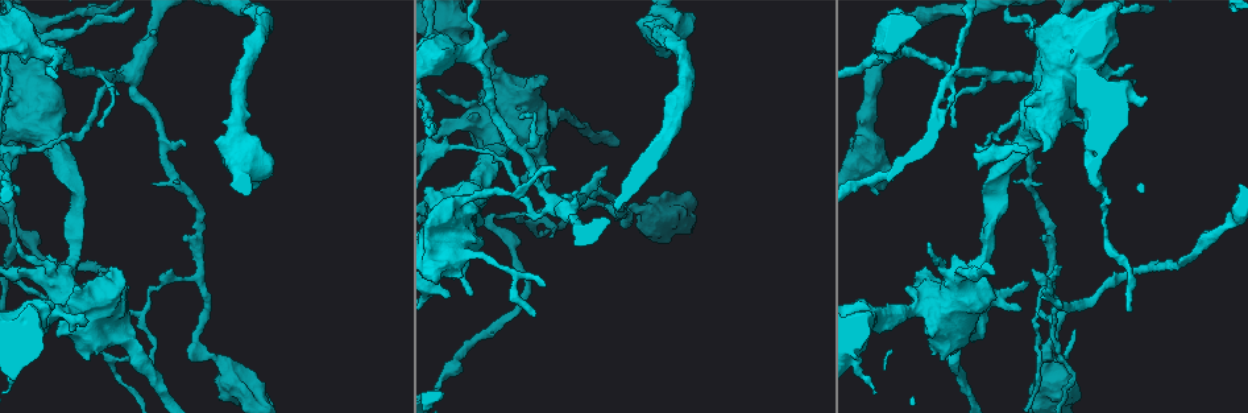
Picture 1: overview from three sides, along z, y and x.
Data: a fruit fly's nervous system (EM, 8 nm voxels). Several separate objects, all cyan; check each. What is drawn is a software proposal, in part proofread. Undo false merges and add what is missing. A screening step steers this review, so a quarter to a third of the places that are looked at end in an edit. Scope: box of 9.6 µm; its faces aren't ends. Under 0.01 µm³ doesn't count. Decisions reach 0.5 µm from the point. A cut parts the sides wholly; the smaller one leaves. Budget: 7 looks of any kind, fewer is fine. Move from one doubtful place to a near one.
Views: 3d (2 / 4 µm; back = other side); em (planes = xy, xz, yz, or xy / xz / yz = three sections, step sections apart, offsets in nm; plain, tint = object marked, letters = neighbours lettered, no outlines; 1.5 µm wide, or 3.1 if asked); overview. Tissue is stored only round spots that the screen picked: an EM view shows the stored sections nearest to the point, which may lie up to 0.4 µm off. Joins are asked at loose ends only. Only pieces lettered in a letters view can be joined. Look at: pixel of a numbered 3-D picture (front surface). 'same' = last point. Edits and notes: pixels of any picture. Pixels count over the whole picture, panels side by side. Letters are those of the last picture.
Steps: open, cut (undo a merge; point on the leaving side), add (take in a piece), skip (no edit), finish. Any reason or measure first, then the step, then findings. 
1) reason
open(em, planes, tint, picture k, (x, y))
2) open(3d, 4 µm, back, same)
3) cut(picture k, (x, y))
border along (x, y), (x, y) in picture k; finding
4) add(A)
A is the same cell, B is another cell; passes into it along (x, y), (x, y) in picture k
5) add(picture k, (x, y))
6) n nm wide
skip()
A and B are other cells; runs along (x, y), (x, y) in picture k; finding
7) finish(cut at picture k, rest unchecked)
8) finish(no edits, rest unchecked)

sudden change in width
open(em, planes, plain, picture 1, (76, 261))

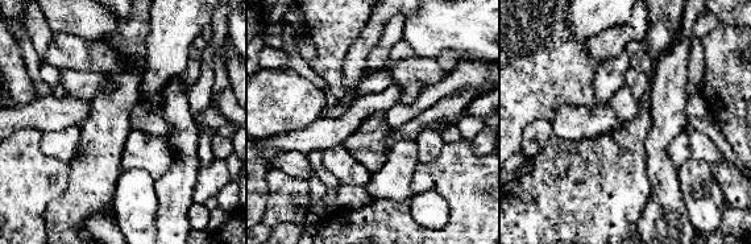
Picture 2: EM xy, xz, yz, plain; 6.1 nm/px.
open(em, planes, letters, same)

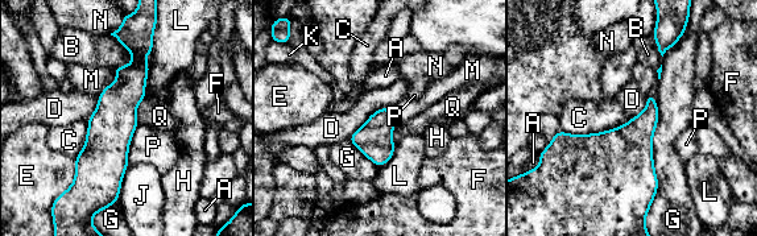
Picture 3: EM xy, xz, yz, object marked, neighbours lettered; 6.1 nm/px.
G touches over 700 nm
skip()
A, B, C, D, E, F, G, H, J, K, L, M, N, P and Q are other cells; all the same cell

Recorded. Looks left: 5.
three arms meet
open(em, planes, letters, picture 1, (143, 314))

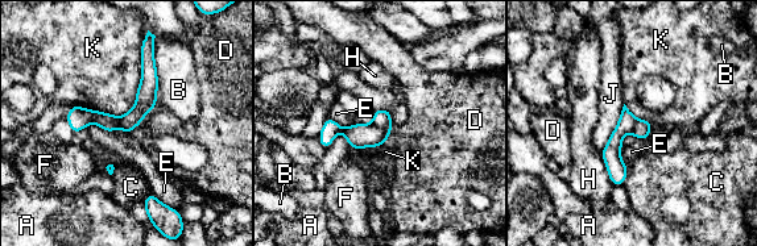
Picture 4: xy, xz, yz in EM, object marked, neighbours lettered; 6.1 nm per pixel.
cut(picture 4, (147, 94))
A, B, C, D, E, F, H, J and K are other cells; border along (119, 117), (120, 124), (129, 133) in picture 4; two cells meet here

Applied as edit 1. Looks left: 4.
open(overview)

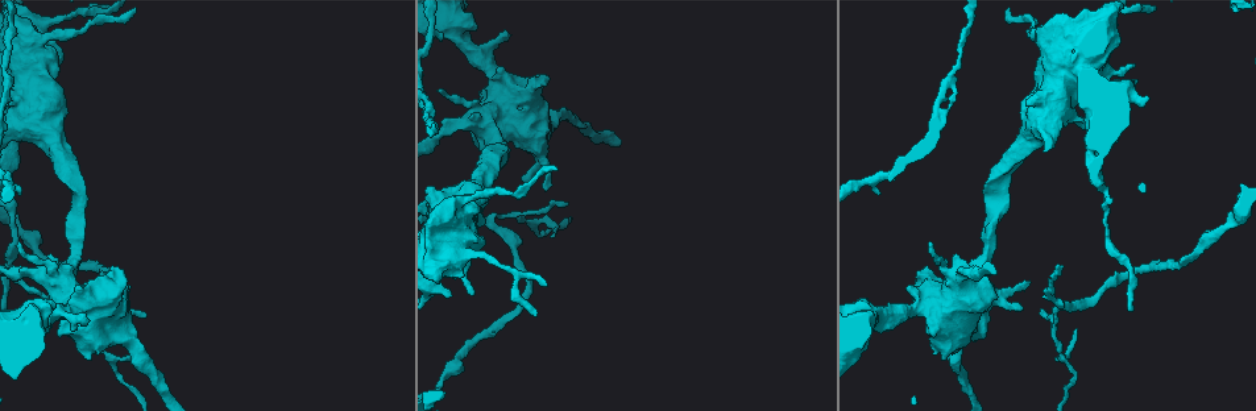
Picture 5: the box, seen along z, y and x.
small branch off a trunk
open(em, xy, step 4, tint, picture 5, (902, 309))

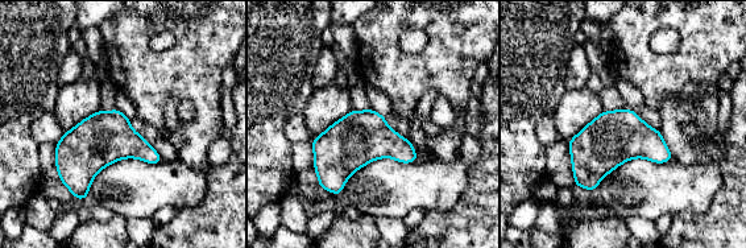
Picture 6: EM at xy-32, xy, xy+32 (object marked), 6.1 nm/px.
another direction
open(em, xz, step 8, letters, same)

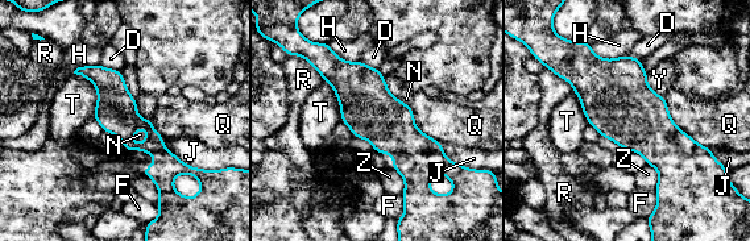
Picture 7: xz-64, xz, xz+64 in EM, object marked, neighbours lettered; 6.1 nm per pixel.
skip()
D, F, H, J, N, Q, R, T, Y and Z are other cells; runs along (331, 55), (415, 154), (418, 186) in picture 7; one cell here

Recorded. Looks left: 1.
finish(cut at picture 4, rest unchecked)

